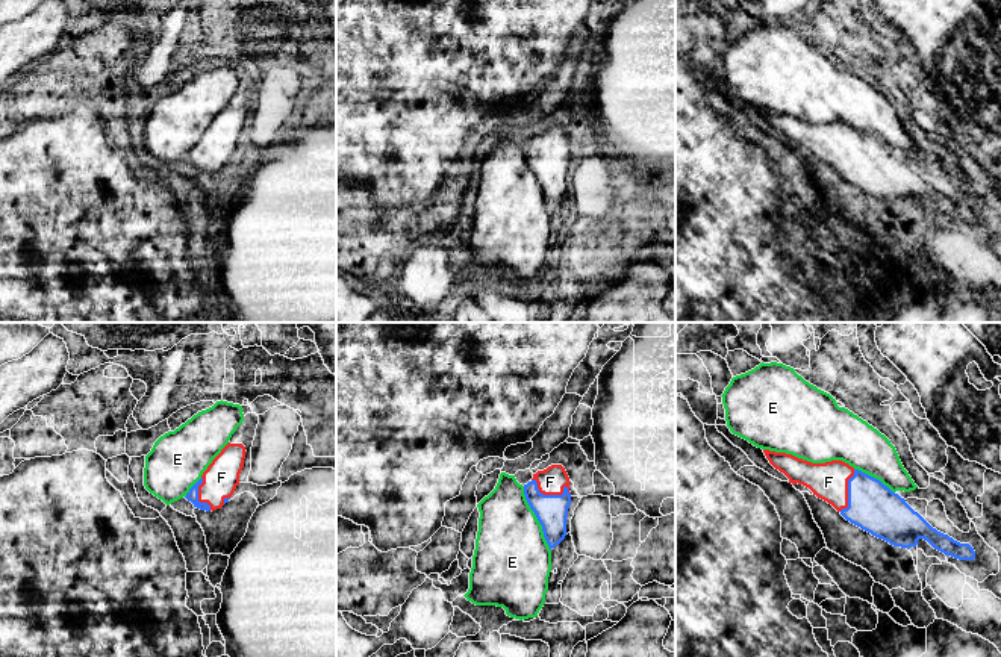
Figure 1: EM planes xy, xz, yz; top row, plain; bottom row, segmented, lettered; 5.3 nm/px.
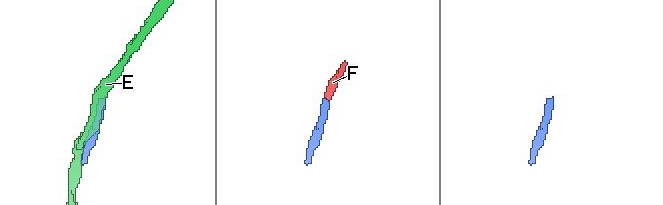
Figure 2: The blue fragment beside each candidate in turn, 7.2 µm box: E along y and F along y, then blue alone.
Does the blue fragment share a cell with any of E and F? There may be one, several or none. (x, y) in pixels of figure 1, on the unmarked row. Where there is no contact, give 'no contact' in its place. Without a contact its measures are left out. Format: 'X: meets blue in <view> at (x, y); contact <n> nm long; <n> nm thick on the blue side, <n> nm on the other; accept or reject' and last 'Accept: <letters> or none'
E: meets blue in xz at (536, 177); contact 380 nm long; 180 nm thick on the blue side, 400 nm on the other; reject
F: meets blue in xz at (551, 156); contact 220 nm long; 180 nm thick on the blue side, 140 nm on the other; accept
Accept: F

